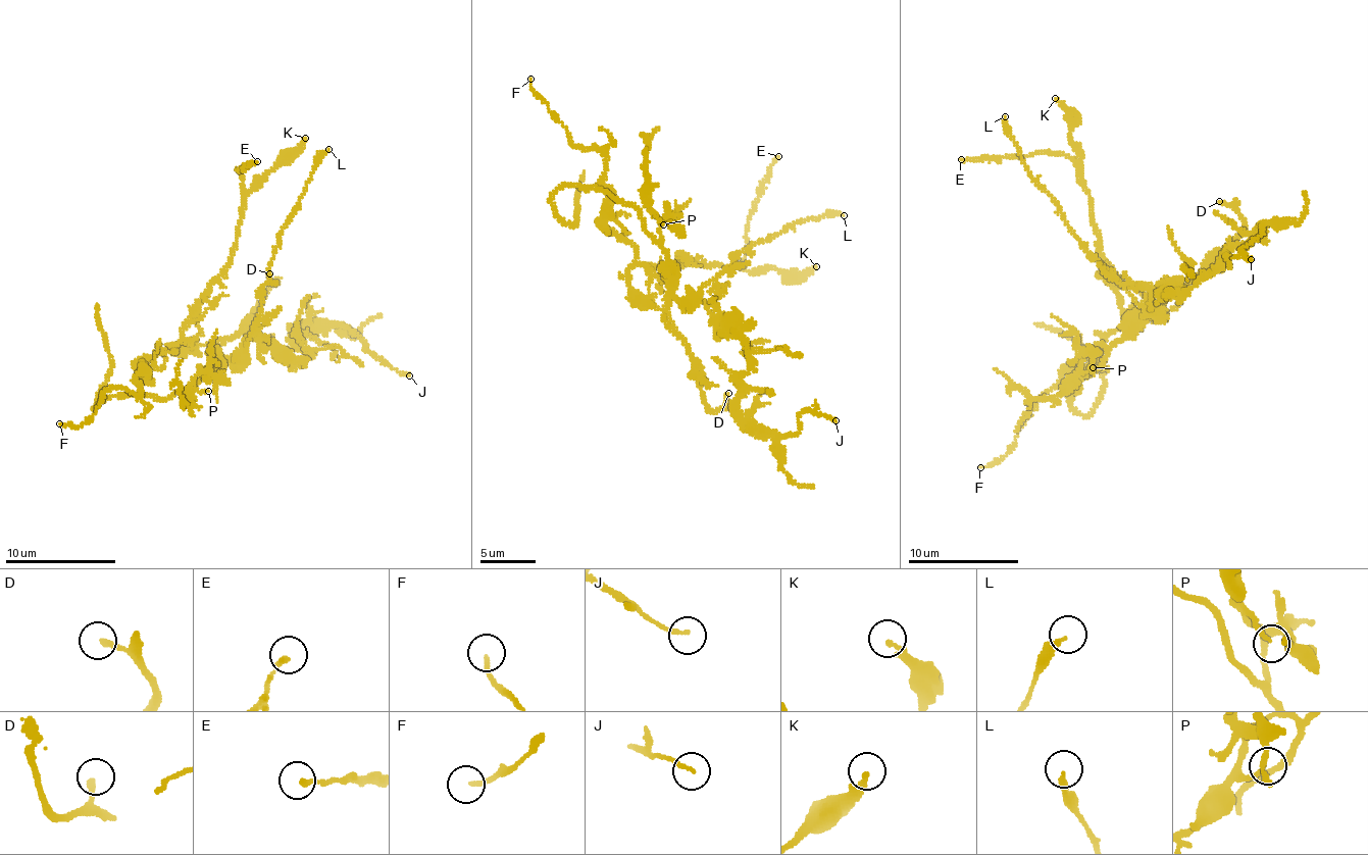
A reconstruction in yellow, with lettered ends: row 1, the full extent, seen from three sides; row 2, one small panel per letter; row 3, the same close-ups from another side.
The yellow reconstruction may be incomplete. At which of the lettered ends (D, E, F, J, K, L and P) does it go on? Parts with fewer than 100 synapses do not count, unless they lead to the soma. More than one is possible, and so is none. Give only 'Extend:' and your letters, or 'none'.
Extend: none

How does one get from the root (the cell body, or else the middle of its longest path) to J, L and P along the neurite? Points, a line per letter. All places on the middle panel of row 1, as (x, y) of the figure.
J: (665, 305), (672, 295), (701, 301), (743, 342), (739, 405), (757, 425), (793, 435), (811, 410), (836, 420)
L: (665, 305), (672, 295), (688, 301), (699, 288), (727, 270), (733, 258), (801, 220), (844, 215)
P: (665, 305), (664, 296), (669, 279), (666, 253), (658, 221), (652, 211), (663, 224)

